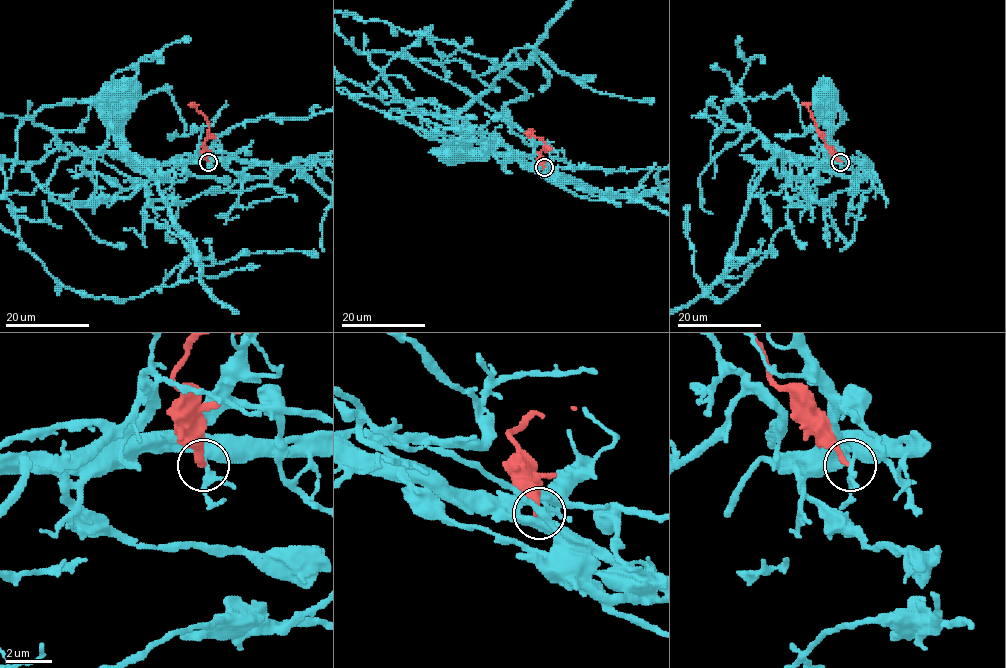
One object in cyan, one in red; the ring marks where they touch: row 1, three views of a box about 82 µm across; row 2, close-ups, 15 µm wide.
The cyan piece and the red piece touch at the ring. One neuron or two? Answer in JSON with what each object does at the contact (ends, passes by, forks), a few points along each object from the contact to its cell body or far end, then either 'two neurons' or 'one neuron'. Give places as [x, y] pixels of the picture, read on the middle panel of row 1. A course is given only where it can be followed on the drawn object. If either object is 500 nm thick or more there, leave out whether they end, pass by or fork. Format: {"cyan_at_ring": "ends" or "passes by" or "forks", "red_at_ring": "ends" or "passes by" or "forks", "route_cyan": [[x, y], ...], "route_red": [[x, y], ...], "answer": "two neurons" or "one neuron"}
{"cyan_at_ring": "forks", "red_at_ring": "ends", "route_cyan": [[543, 167], [531, 167], [494, 154], [464, 151], [459, 158], [458, 151]], "route_red": [[543, 167], [538, 154], [545, 143], [531, 134], [534, 131]], "answer": "two neurons"}

